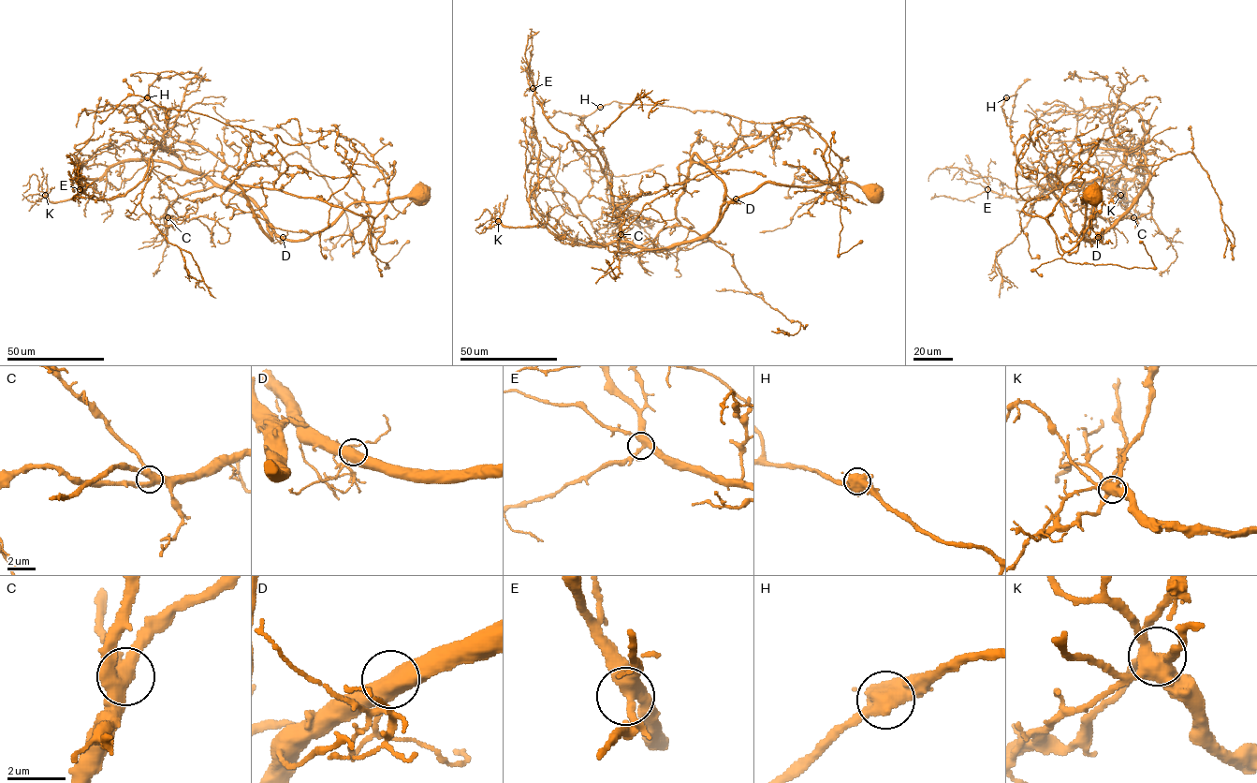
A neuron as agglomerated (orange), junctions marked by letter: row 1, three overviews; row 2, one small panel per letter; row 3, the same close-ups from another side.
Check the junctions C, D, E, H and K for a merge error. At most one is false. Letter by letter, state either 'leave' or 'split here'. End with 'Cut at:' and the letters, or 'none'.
C: leave
D: leave
E: leave
H: leave
K: split here
Cut at: K

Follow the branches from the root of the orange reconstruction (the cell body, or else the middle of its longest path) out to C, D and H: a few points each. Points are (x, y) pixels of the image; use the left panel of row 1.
C: (420, 195), (352, 202), (328, 227), (299, 240), (279, 237), (250, 199), (215, 186), (180, 197), (168, 217)
D: (420, 195), (352, 202), (328, 227), (308, 237), (299, 240), (283, 237)
H: (420, 195), (352, 202), (307, 238), (271, 240), (239, 185), (272, 188), (287, 166), (277, 149), (147, 97)

